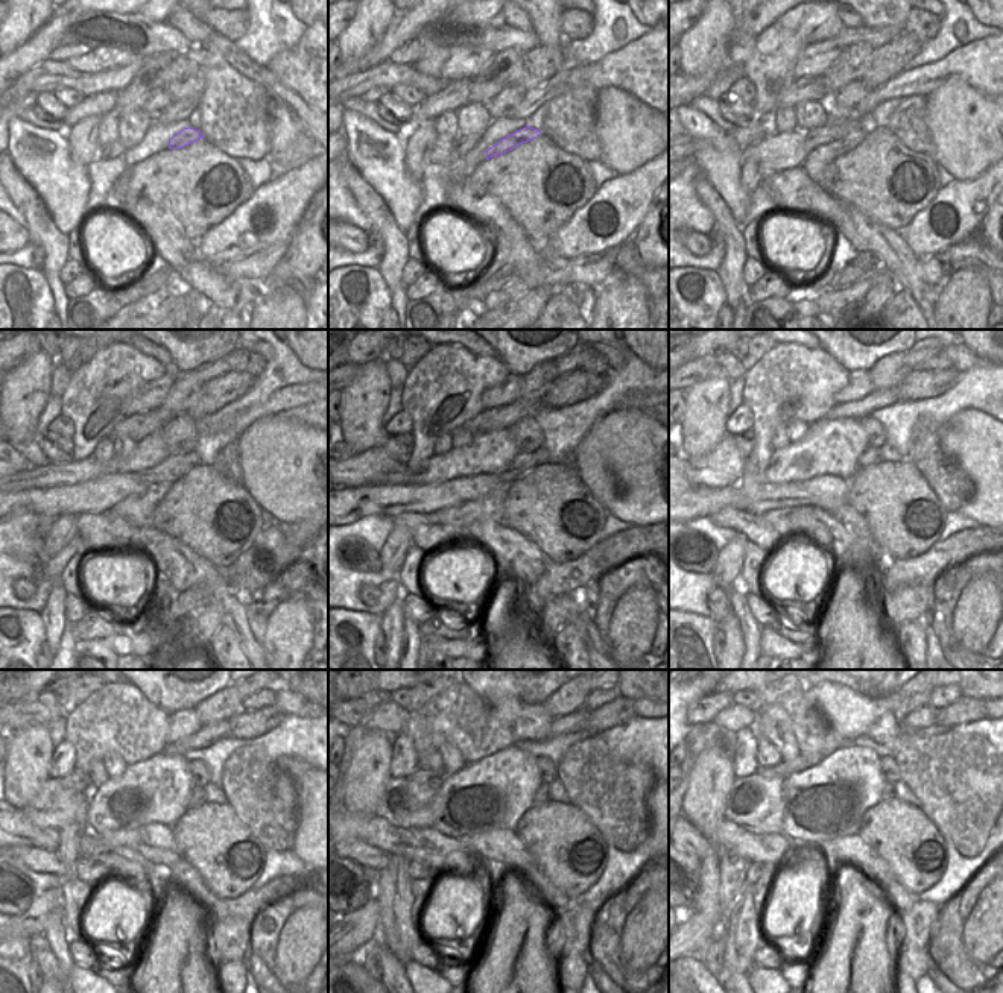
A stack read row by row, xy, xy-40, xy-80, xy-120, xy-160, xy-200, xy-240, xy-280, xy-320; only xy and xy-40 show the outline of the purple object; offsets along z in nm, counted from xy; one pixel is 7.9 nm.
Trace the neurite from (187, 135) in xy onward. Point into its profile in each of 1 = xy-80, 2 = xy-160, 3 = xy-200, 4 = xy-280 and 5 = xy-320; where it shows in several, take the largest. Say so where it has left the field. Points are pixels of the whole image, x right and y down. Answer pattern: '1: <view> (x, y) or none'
1: xy-80 (818, 160)
2: xy-160 (490, 507)
3: xy-200 (757, 529)
4: xy-280 (365, 855)
5: xy-320 (699, 846)

